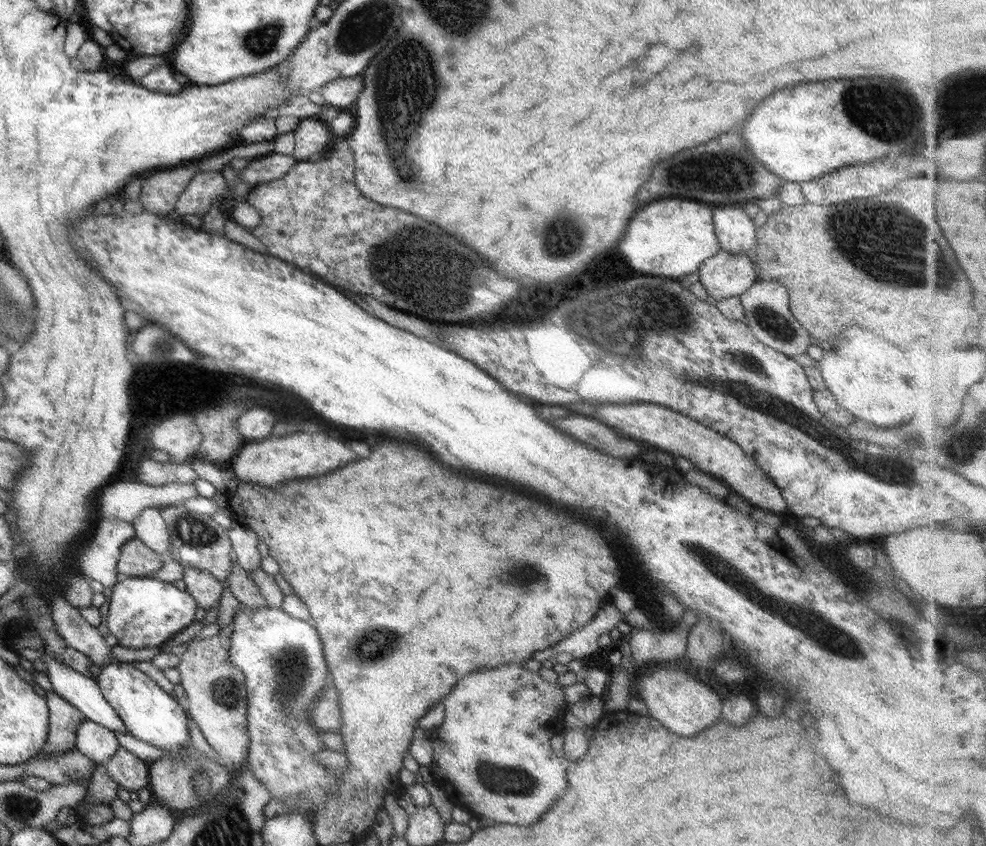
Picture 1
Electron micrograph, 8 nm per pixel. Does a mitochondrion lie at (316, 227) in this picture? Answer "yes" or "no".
no

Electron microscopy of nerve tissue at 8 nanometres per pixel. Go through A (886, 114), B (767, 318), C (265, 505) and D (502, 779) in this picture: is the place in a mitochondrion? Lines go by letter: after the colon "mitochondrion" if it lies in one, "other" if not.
A: mitochondrion
B: mitochondrion
C: other
D: mitochondrion

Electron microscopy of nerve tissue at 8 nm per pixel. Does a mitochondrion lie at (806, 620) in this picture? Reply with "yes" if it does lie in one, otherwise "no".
yes

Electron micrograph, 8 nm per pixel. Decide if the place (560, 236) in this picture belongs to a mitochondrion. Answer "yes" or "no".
yes

